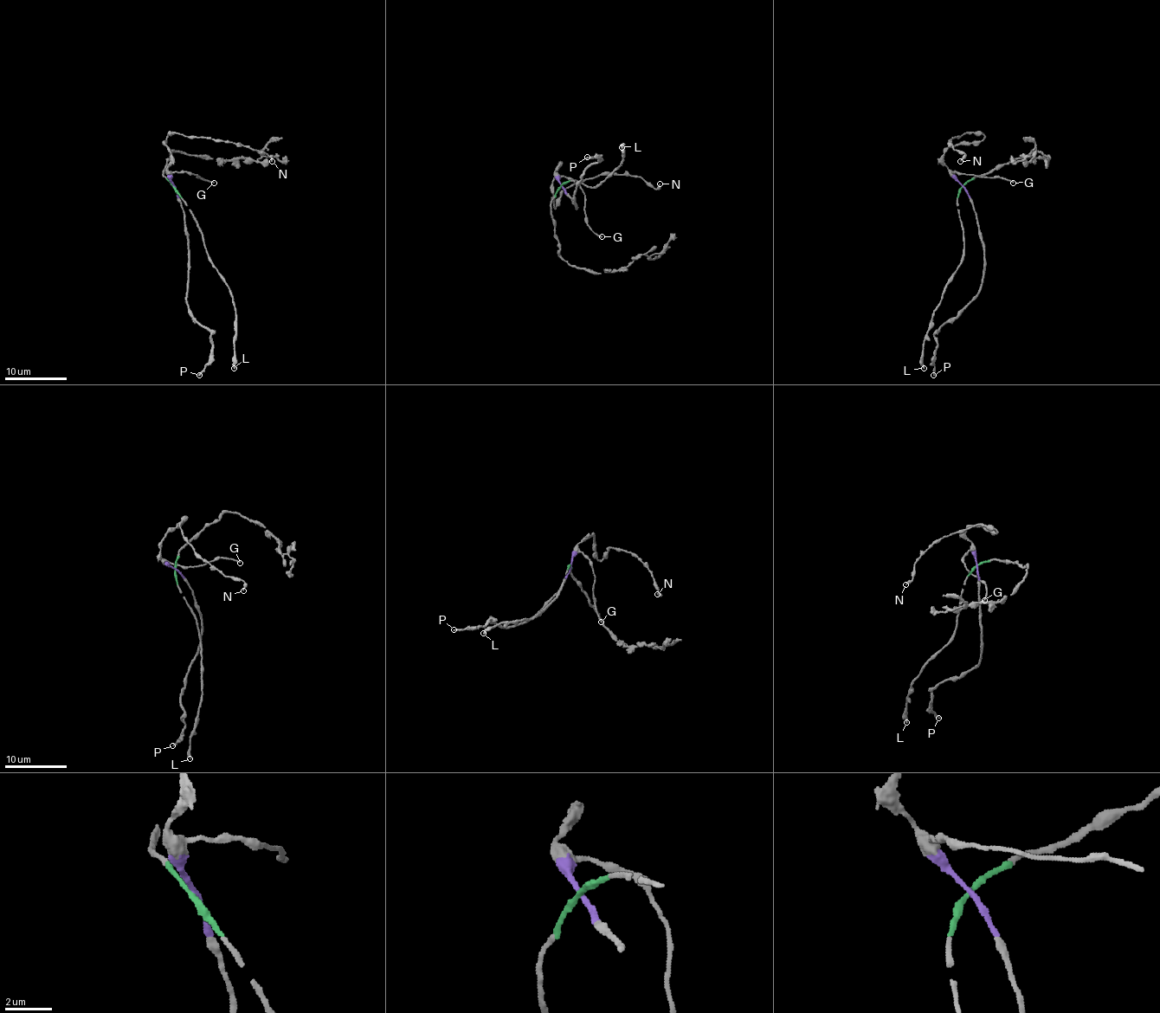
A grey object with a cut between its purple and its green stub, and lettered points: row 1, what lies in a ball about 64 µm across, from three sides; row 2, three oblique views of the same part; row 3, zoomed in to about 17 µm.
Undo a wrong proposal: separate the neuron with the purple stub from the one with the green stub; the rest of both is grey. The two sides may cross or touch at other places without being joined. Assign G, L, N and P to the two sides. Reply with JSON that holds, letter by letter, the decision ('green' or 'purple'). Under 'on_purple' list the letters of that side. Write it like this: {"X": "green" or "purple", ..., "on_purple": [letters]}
{"G": "purple", "L": "green", "N": "purple", "P": "purple", "on_purple": ["G", "N", "P"]}

